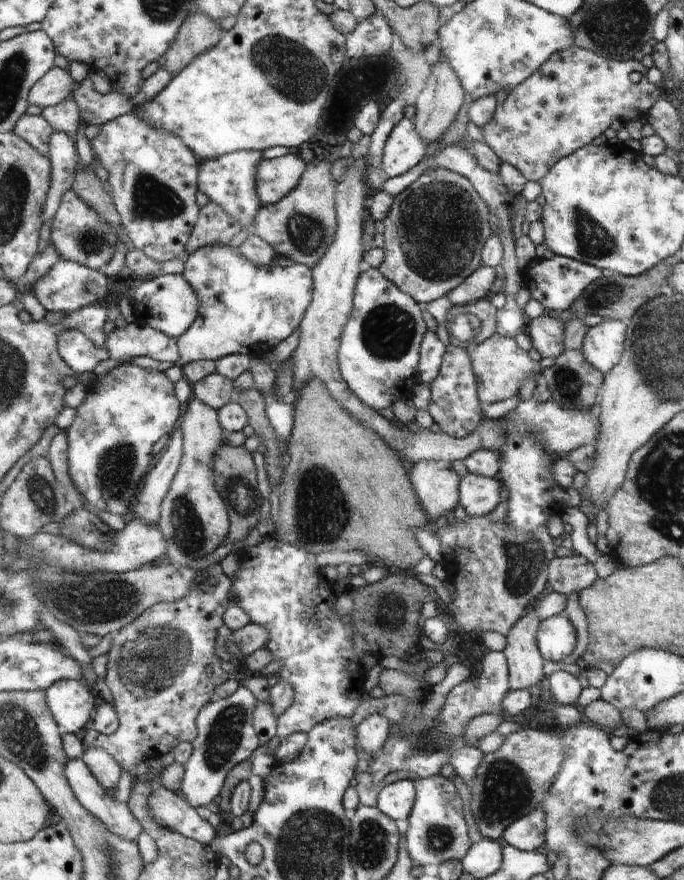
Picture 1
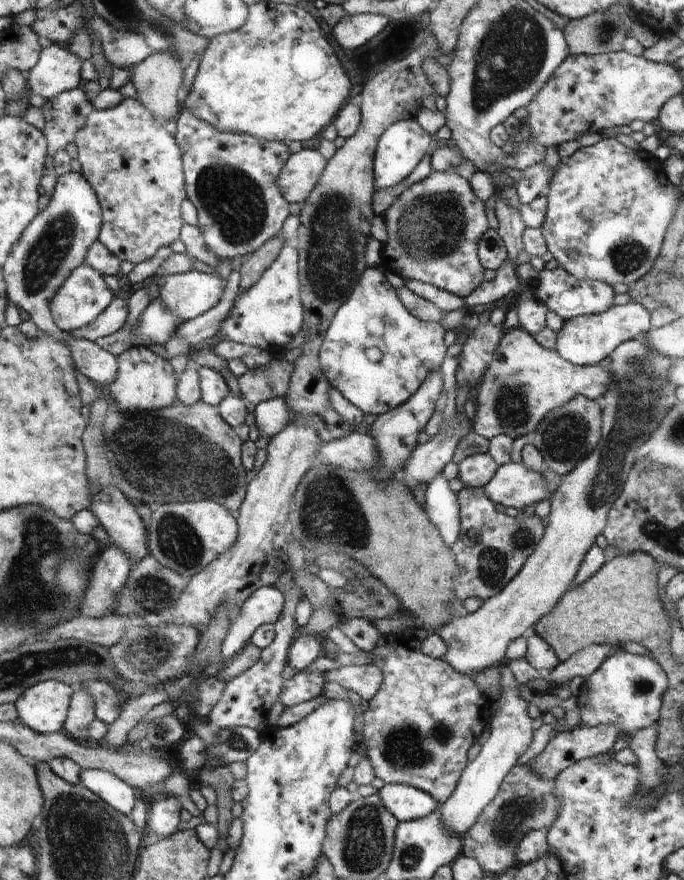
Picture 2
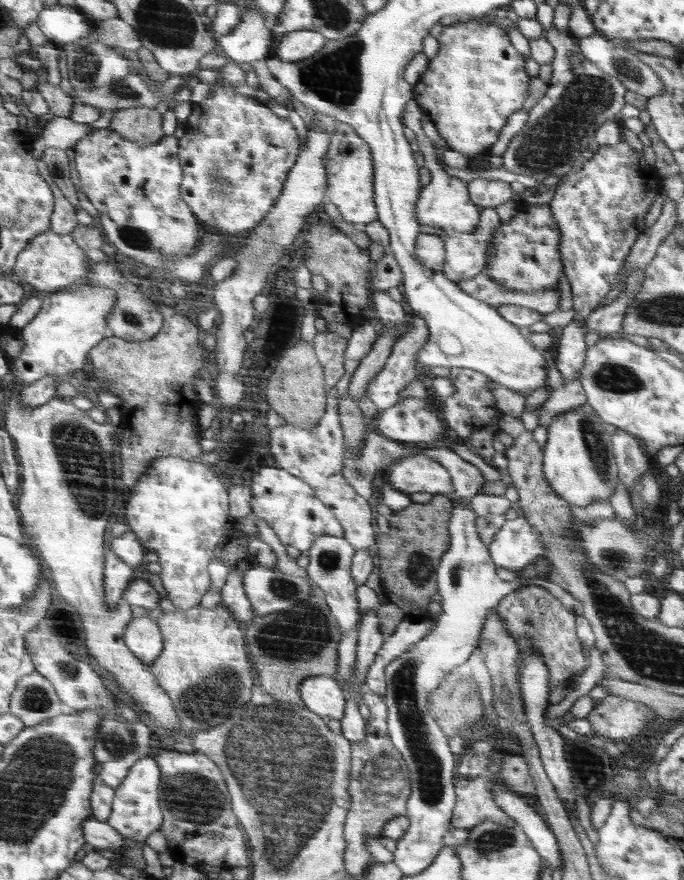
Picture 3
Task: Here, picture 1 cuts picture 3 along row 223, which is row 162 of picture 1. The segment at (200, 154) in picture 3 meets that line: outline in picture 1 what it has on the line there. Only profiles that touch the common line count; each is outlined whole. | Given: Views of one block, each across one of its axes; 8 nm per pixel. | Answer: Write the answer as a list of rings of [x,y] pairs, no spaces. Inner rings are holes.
[[[238,151],[220,158],[202,161],[200,180],[198,180],[201,192],[206,194],[210,201],[216,202],[220,208],[224,208],[230,216],[238,218],[242,229],[248,227],[261,210],[256,174],[262,158],[263,152]]]

